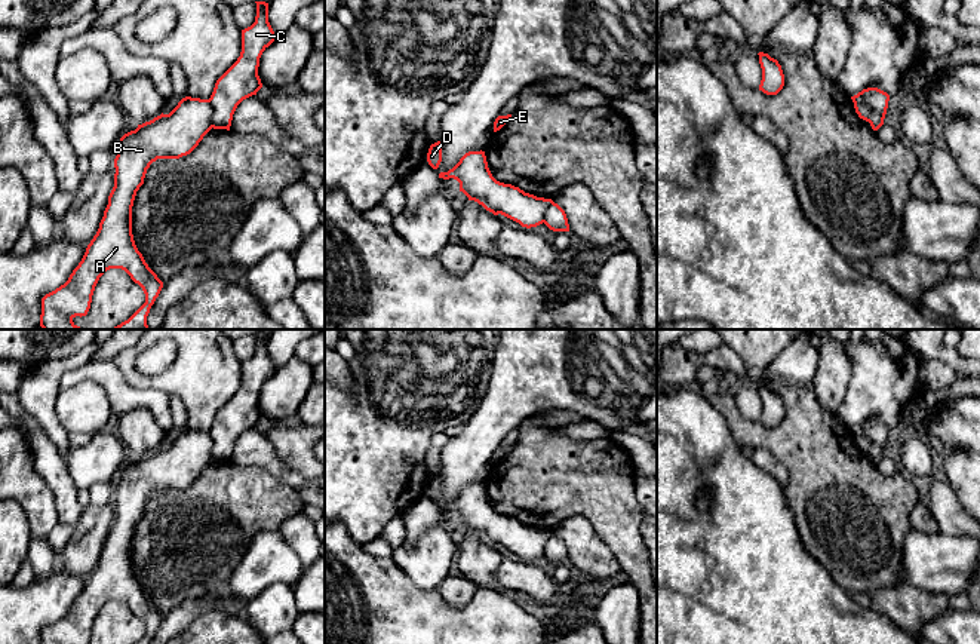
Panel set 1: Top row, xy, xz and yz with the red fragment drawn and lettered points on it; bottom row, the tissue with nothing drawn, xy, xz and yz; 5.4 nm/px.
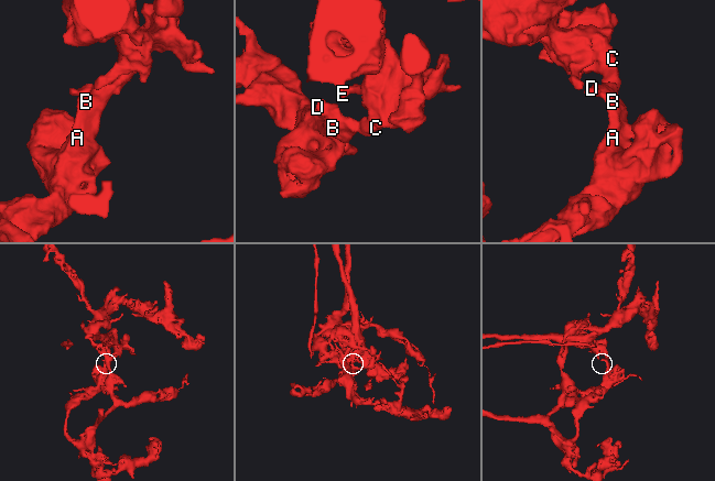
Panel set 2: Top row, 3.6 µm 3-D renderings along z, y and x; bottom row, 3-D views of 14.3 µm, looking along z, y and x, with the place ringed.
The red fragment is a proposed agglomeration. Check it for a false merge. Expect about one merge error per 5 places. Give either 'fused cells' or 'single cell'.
fused cells

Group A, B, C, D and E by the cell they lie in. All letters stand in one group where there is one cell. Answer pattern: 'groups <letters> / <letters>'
groups A B D / C E

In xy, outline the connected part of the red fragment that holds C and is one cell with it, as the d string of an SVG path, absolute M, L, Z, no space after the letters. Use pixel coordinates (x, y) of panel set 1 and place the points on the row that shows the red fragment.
M256 3L255 22L242 30L242 52L237 61L216 80L209 98L212 128L230 131L237 105L262 88L258 76L259 58L274 42L276 34L268 22L268 3Z

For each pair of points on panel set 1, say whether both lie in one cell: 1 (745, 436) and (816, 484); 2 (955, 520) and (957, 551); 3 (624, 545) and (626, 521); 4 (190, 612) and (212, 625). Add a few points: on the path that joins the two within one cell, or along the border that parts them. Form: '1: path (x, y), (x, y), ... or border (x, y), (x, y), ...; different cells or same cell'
1: path (762, 436), (774, 439), (801, 466); same cell
2: border (939, 530), (964, 537); different cells
3: path (624, 539), (624, 527); same cell
4: border (234, 616), (221, 610), (206, 610), (186, 628); different cells

